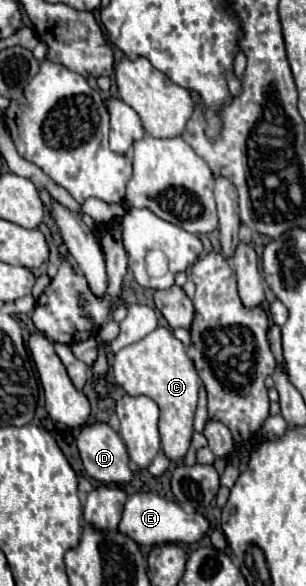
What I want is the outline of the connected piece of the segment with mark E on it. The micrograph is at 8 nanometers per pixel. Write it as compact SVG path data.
M136 492L128 496L128 500L124 502L118 530L128 538L132 538L136 544L148 544L148 546L164 544L164 542L192 544L206 534L208 520L202 514L186 514L176 502L168 502L156 494Z

